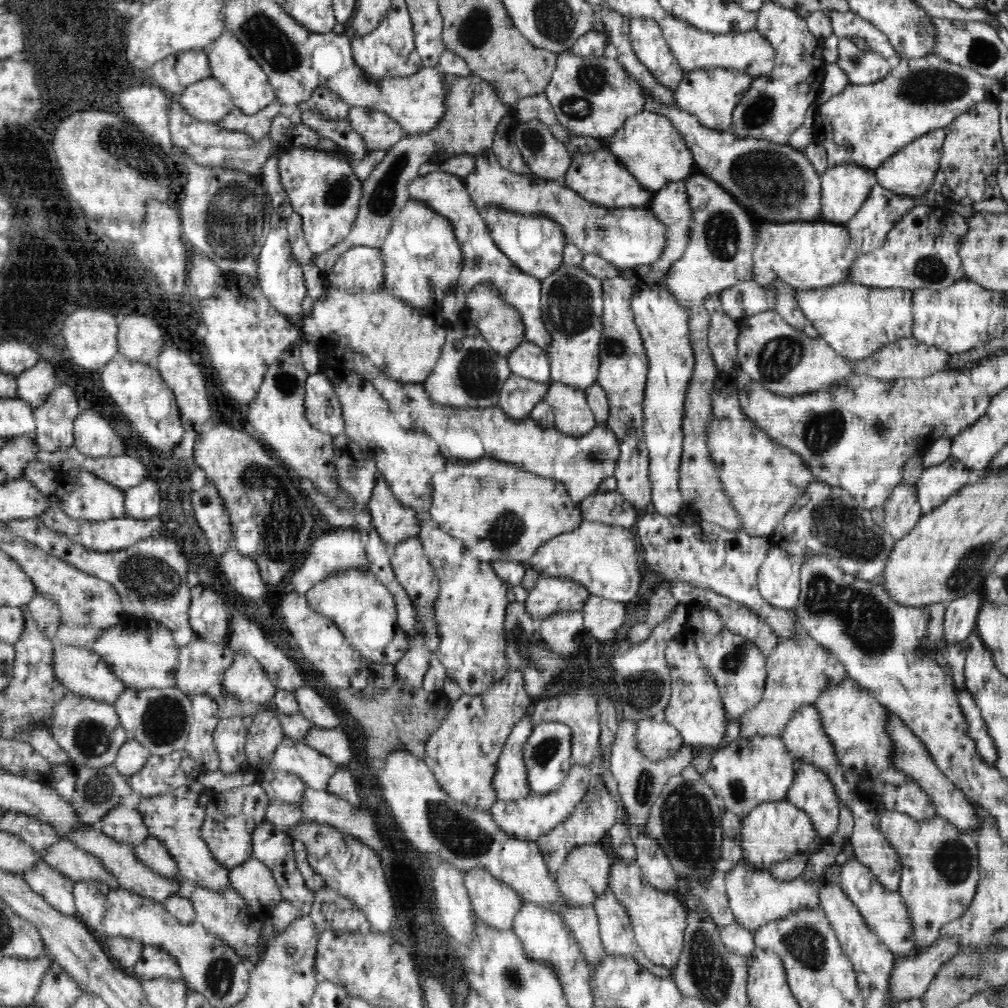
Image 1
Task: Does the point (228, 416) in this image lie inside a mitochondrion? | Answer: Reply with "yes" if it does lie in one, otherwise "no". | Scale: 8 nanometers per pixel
no

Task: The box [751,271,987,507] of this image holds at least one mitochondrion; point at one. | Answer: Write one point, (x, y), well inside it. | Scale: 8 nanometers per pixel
(778, 357)

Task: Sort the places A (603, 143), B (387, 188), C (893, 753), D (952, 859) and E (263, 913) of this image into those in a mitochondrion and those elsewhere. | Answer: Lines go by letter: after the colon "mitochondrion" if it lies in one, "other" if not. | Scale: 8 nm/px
A: other
B: mitochondrion
C: other
D: mitochondrion
E: other

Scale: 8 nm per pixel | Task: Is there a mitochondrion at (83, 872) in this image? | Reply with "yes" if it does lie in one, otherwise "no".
no

